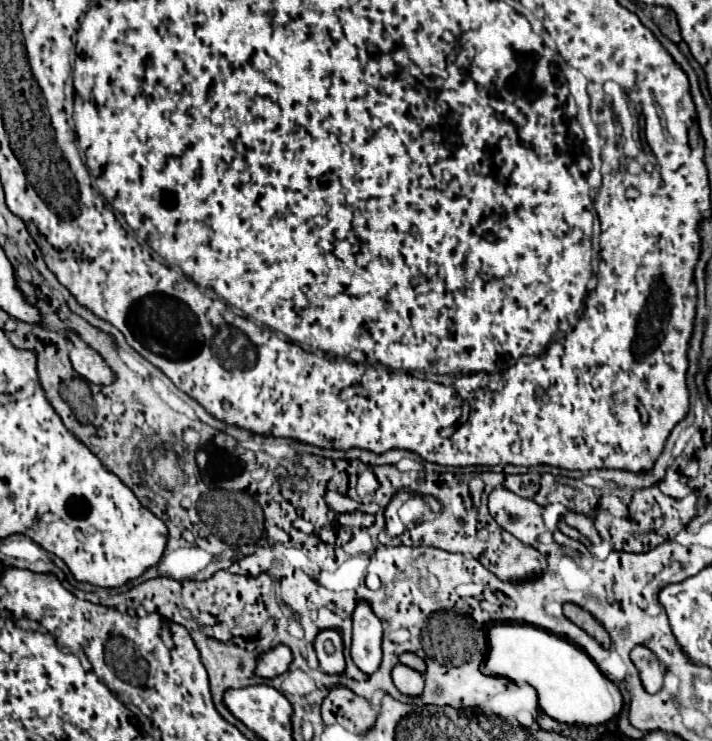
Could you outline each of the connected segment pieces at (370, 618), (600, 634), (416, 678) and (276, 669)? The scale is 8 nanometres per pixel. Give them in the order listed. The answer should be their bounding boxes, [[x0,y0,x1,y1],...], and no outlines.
[[351,600,383,674],[563,602,611,648],[391,664,423,696],[255,646,293,678]]

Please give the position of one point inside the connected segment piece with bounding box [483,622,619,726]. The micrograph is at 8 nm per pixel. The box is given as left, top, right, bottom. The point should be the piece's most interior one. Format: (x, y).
(571, 689)

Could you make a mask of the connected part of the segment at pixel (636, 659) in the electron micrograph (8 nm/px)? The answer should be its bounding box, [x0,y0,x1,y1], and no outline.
[631,646,665,694]

